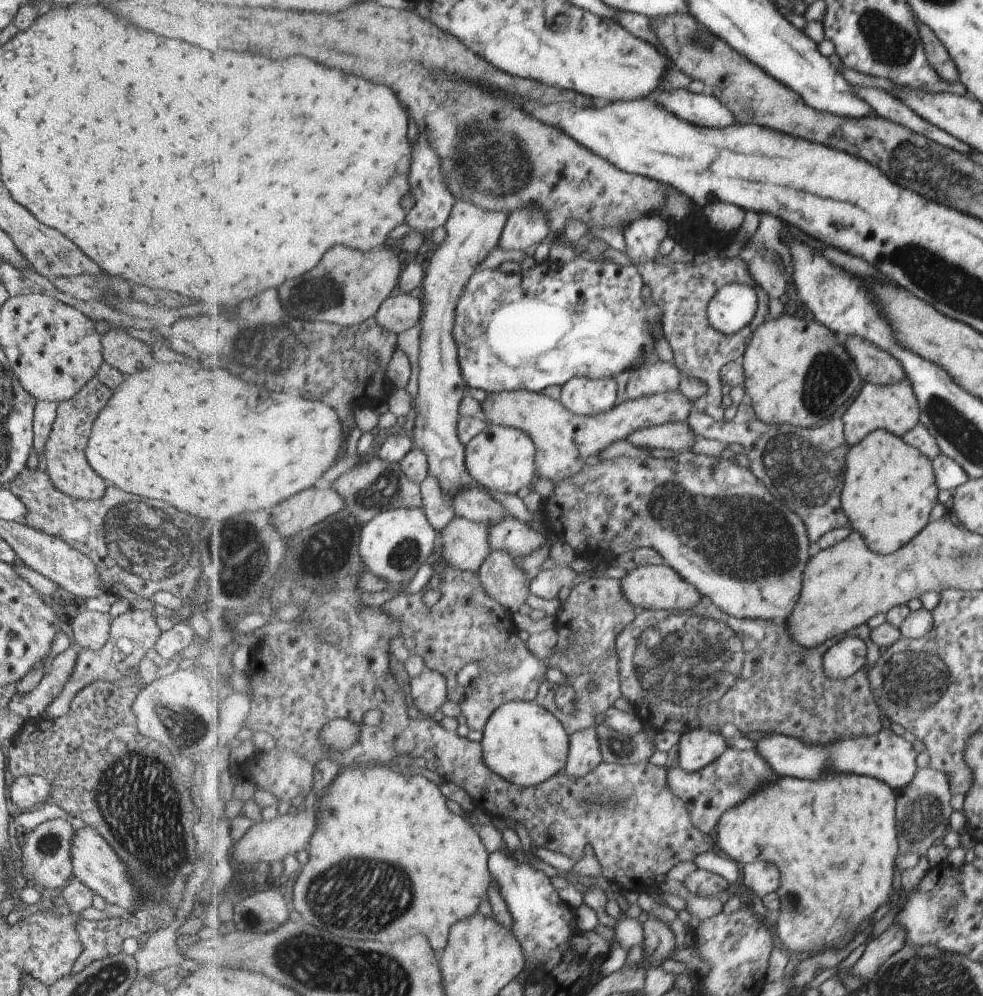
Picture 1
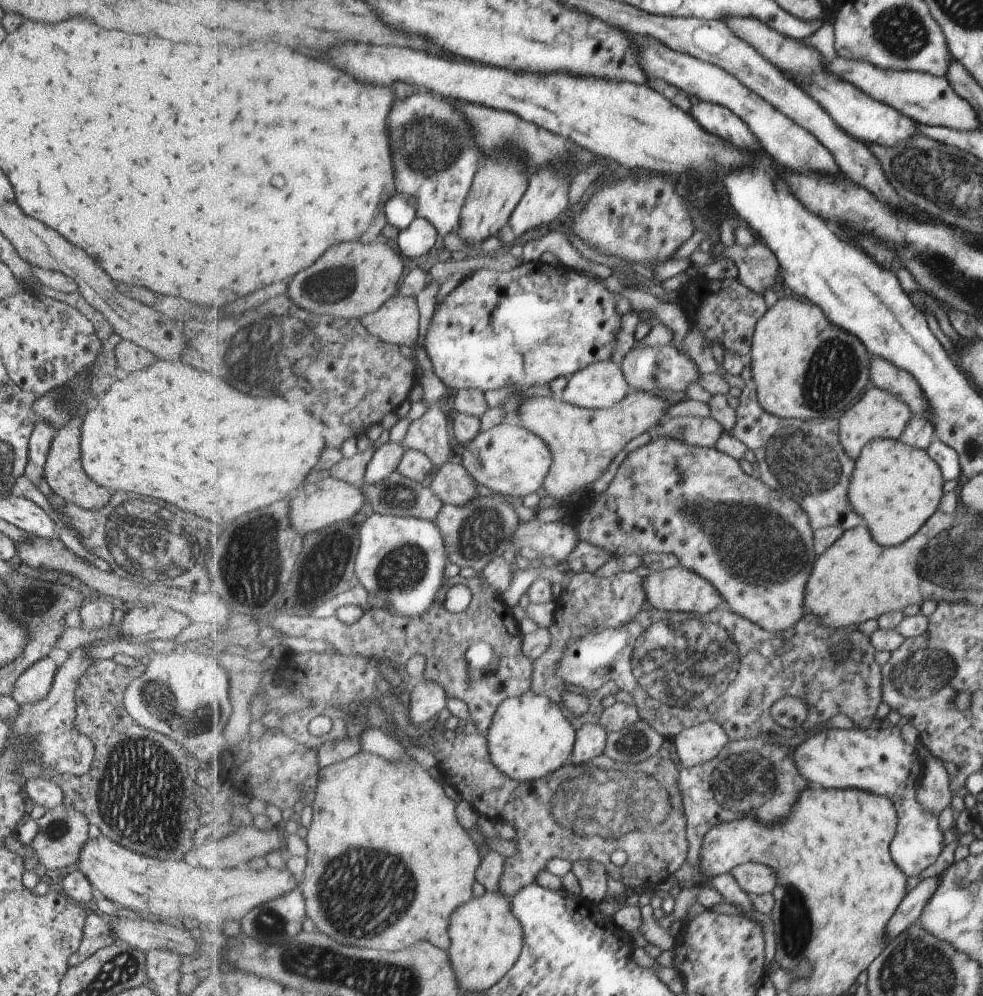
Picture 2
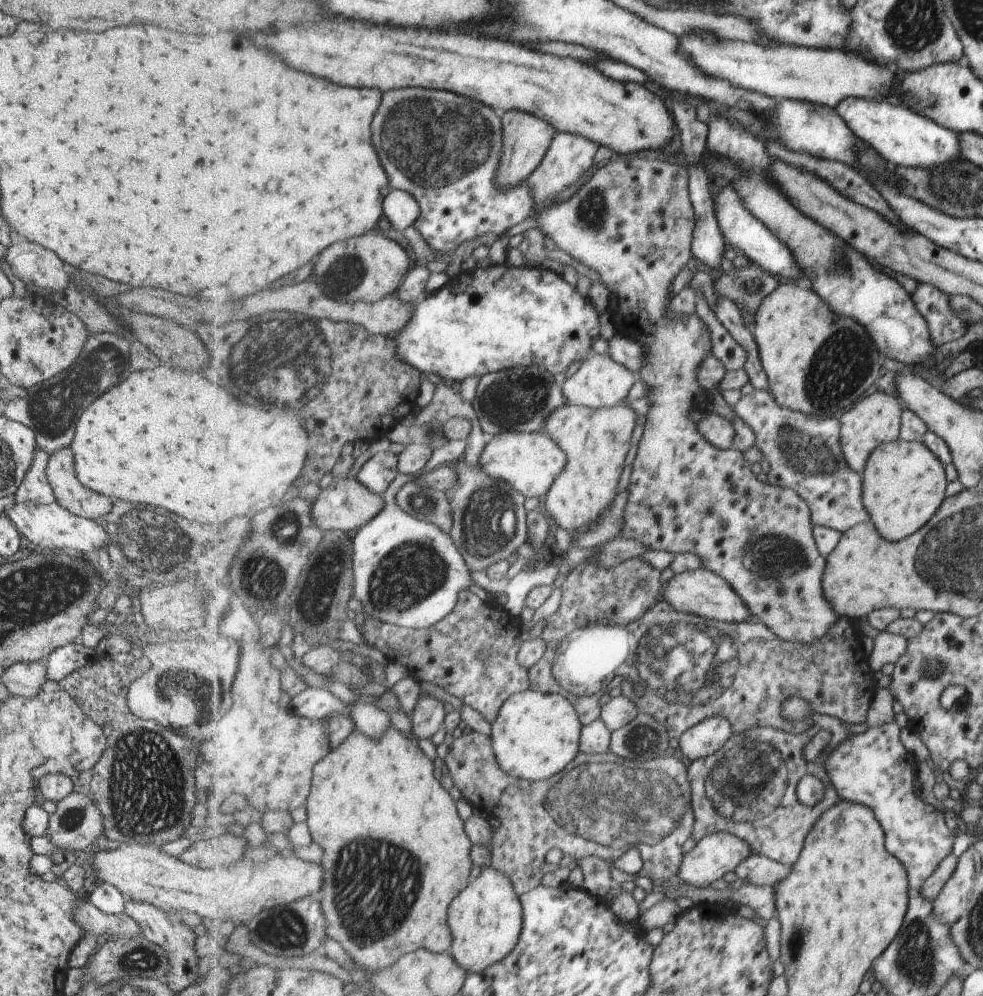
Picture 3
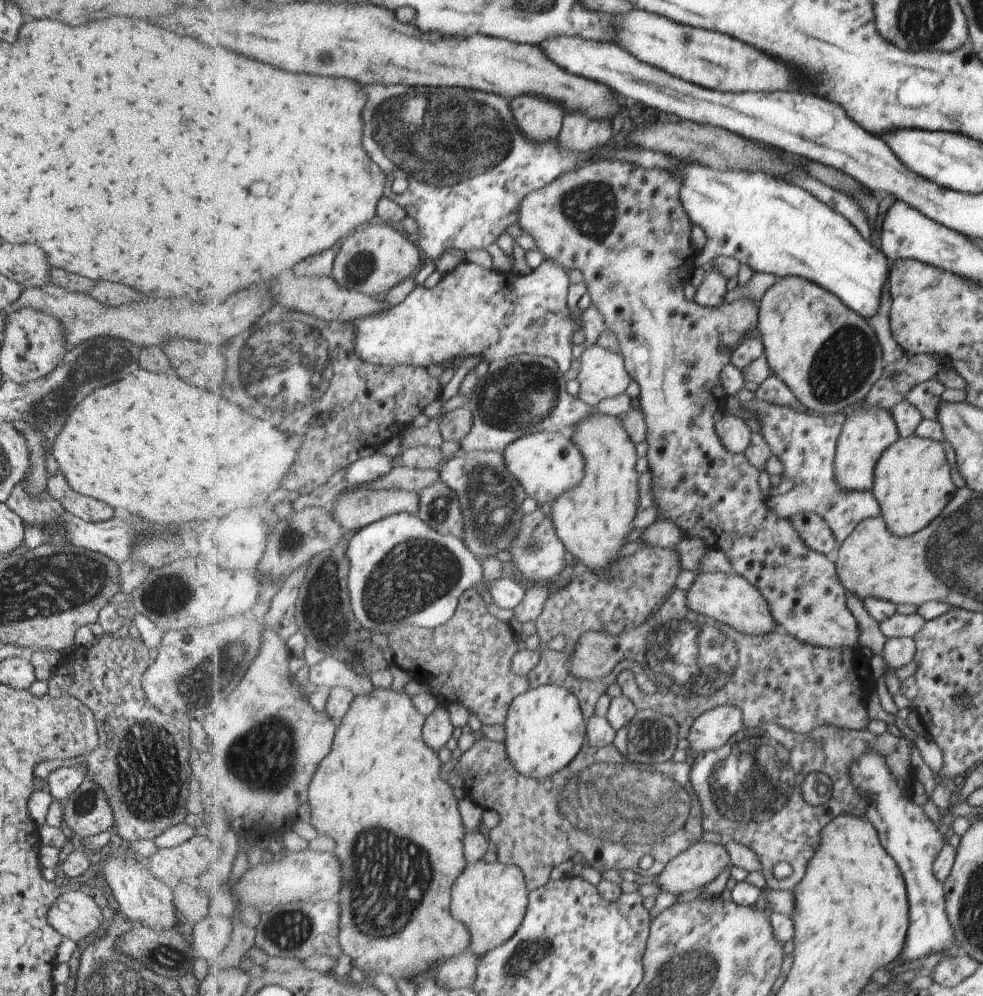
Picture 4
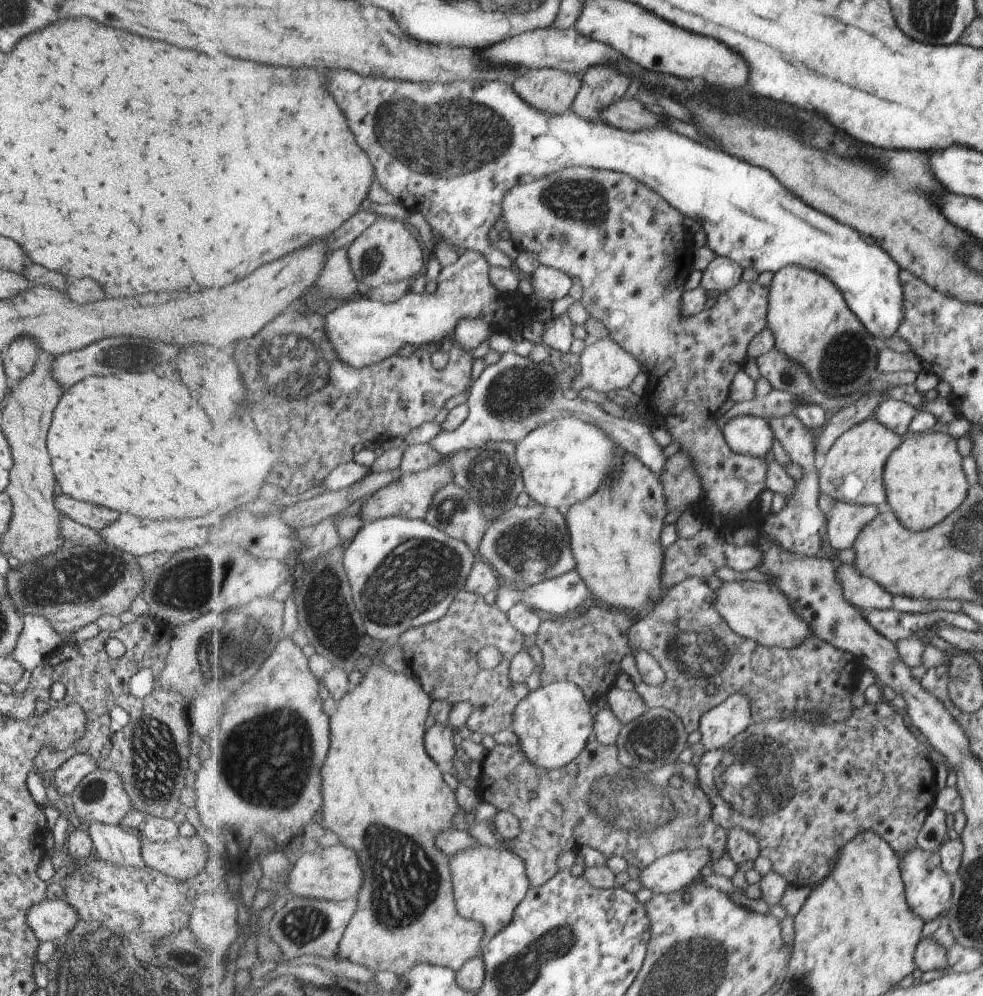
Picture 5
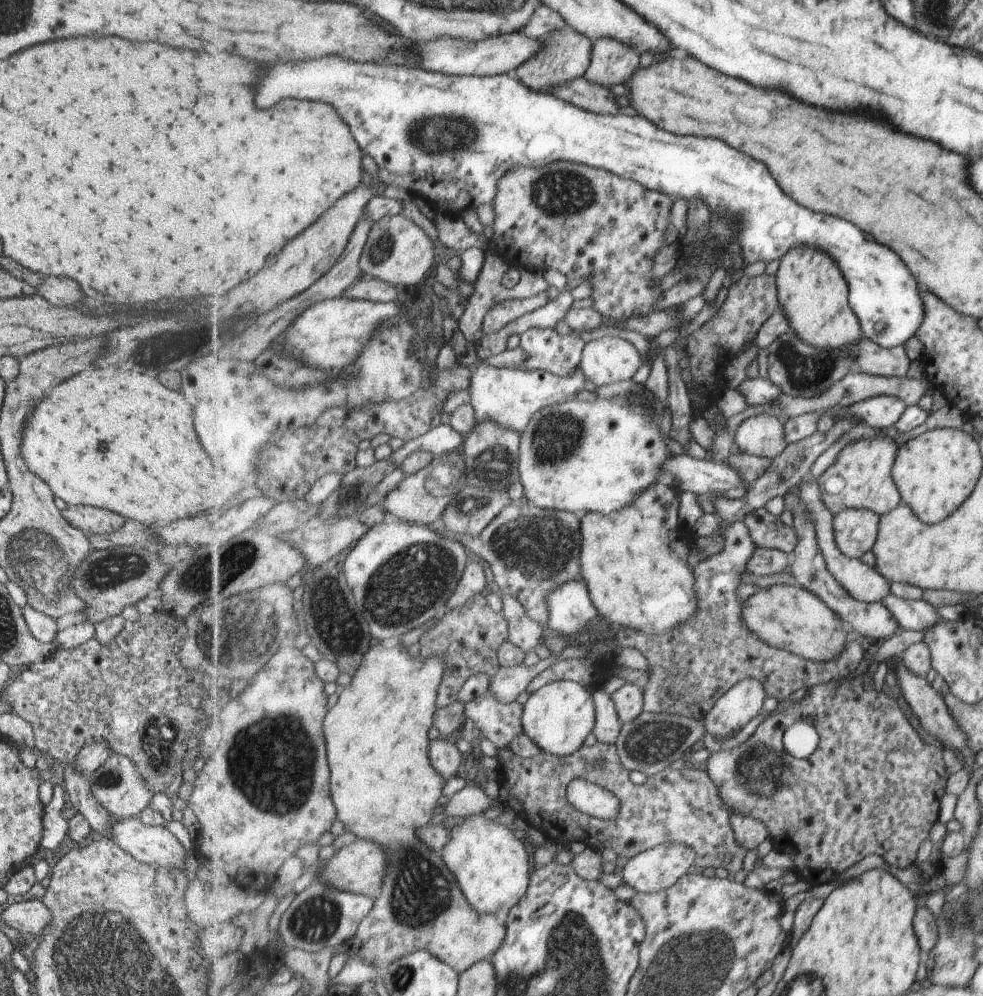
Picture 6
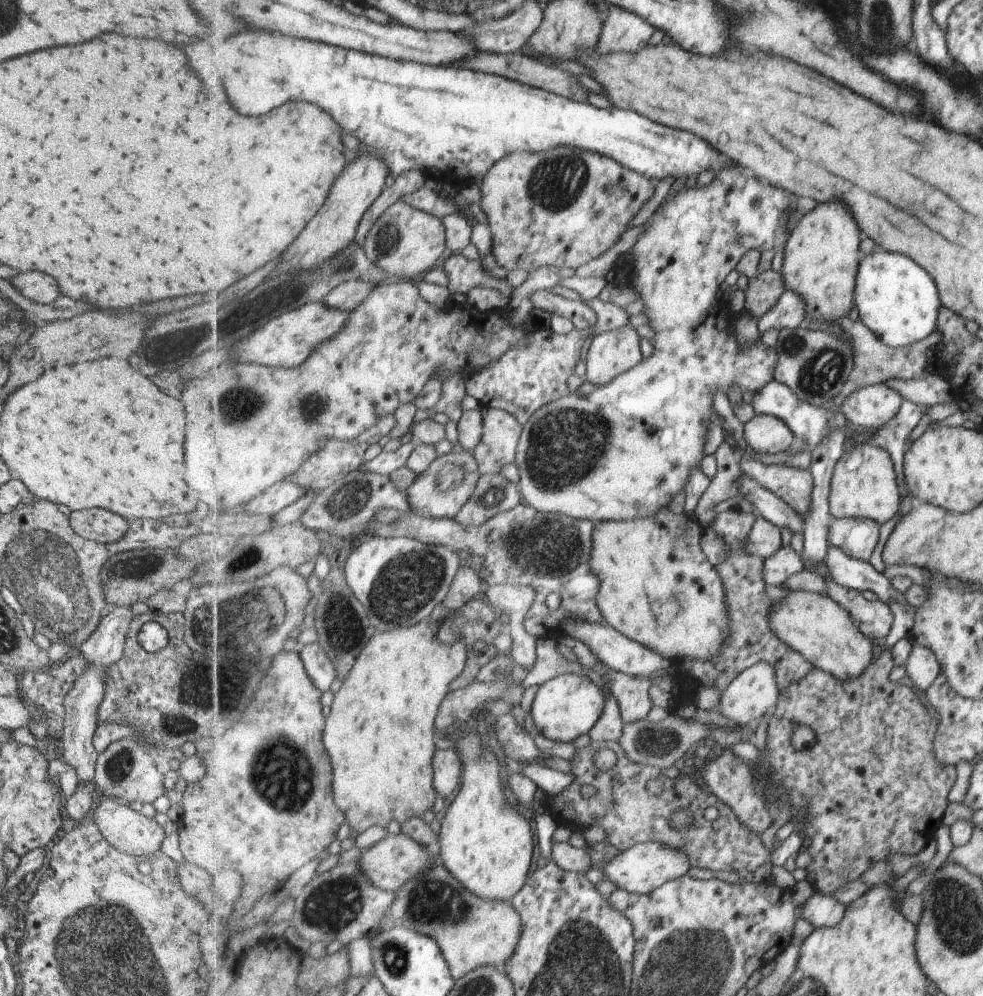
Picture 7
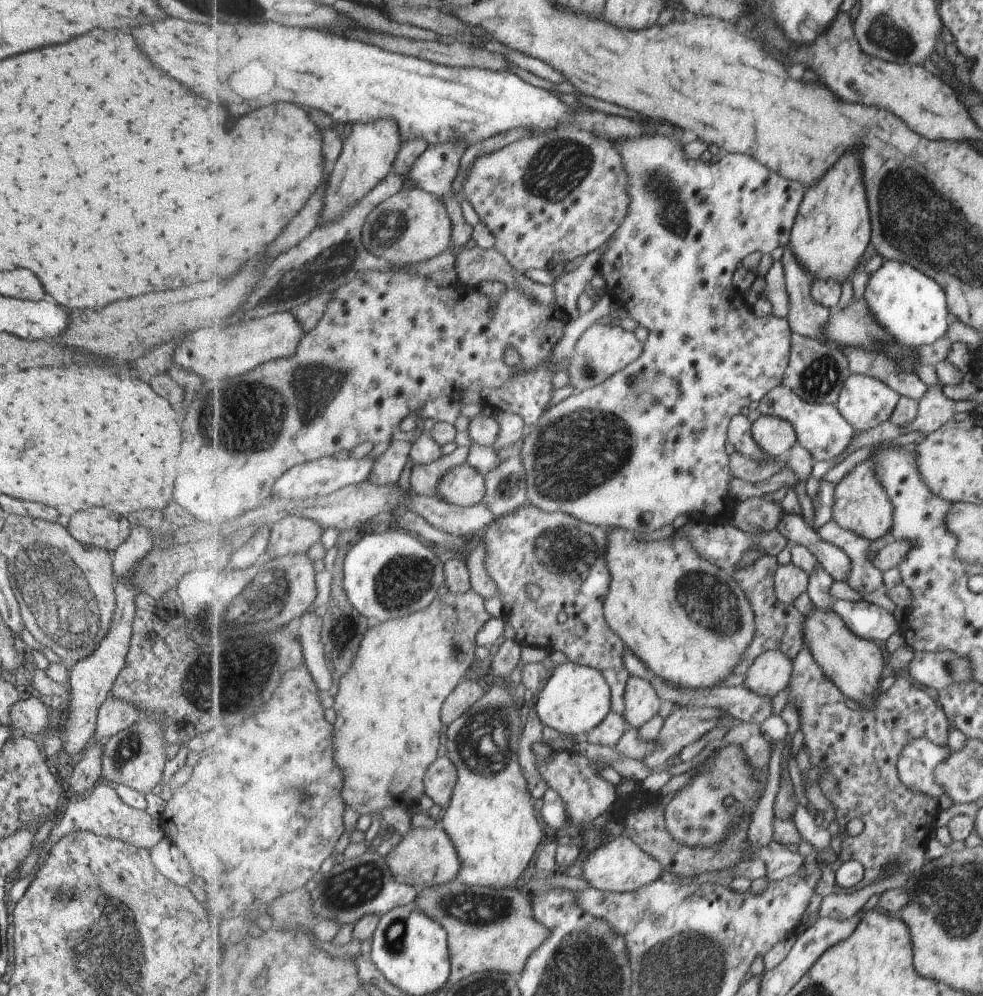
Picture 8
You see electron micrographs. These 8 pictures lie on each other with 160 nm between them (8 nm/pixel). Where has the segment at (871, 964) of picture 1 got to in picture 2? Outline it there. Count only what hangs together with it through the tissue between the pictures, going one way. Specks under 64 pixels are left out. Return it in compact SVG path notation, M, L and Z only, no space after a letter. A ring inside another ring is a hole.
M941 875L924 878L907 892L895 912L895 918L891 918L891 926L887 926L887 943L918 921L924 904L938 886L939 878Z

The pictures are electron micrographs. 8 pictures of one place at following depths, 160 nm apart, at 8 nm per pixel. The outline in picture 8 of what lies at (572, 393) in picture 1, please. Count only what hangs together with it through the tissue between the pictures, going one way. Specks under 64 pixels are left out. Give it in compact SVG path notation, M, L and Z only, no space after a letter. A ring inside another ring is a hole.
M594 322L582 333L571 354L572 363L567 368L569 378L571 378L569 384L575 388L575 392L602 385L609 380L609 377L613 377L614 374L641 358L644 349L645 344L635 336L633 331L629 332L617 325Z

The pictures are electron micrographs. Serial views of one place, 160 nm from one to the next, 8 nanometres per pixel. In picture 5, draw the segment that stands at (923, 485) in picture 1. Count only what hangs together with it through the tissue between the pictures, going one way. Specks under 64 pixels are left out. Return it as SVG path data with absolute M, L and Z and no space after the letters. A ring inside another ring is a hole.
M947 433L908 434L891 458L887 458L883 482L887 482L886 508L893 510L899 522L908 530L920 532L938 525L964 502L965 476L961 472L961 456L955 450L955 440Z

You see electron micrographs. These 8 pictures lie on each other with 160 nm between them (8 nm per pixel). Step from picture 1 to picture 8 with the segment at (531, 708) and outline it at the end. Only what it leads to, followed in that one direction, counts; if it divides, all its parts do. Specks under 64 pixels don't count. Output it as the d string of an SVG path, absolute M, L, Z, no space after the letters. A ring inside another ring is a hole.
M565 663L554 669L543 690L536 693L534 702L544 725L561 734L586 737L612 711L612 690L608 680L596 668Z

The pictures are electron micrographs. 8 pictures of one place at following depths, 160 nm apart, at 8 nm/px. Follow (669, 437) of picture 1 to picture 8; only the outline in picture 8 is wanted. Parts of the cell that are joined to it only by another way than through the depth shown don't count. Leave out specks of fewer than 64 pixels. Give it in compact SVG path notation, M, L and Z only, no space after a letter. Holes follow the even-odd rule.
M762 415L752 424L752 433L757 444L771 457L789 452L798 442L793 425L775 415Z

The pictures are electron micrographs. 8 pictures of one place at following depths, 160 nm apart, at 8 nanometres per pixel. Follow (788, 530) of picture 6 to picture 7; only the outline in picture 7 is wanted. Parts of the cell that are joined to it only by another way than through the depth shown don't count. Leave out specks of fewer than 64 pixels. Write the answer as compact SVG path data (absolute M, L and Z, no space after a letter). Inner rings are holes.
M759 514L757 520L747 536L746 549L754 555L769 558L774 555L782 546L781 530L776 524L769 522Z

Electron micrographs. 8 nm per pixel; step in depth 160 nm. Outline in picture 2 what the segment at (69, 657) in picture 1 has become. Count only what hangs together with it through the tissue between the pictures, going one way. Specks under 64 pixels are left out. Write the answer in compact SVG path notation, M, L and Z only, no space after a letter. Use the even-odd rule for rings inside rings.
M49 657L40 658L18 676L9 695L18 705L43 700L52 686L56 670L55 663Z

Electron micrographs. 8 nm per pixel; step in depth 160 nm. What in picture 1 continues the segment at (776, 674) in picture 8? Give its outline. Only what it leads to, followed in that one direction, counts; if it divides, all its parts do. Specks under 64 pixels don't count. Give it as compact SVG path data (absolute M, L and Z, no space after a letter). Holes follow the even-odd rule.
M696 728L683 734L678 750L679 766L698 773L718 760L727 750L724 737L716 730Z

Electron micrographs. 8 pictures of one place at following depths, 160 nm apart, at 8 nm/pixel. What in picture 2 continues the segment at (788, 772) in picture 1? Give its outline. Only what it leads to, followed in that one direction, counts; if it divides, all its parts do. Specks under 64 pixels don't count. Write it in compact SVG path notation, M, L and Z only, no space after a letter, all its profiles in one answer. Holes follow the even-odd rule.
M849 725L844 730L822 731L799 743L792 756L799 772L811 782L825 788L863 789L890 798L898 815L895 842L891 842L891 858L903 874L917 877L919 872L935 862L943 849L943 835L937 827L937 816L919 806L915 780L919 778L922 761L914 748L899 735L899 726L882 729L857 729Z

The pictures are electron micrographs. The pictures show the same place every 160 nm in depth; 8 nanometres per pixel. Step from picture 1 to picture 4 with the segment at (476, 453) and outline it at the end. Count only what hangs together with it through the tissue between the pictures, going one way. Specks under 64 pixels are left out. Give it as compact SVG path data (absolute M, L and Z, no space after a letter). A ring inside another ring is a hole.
M541 431L533 434L523 435L514 443L511 443L504 451L504 459L511 476L515 477L526 490L530 498L535 499L539 506L550 507L561 494L574 489L580 485L586 472L586 459L582 450L569 433Z

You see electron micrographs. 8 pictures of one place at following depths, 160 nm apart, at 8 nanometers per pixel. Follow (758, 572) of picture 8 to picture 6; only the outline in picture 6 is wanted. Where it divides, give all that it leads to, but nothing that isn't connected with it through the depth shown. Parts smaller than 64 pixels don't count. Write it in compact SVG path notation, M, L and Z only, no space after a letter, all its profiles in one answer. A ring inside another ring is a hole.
M703 513L693 526L695 535L701 537L725 537L725 548L721 553L716 554L711 559L699 563L694 568L695 592L697 594L698 609L694 617L689 617L684 623L677 625L673 630L664 632L662 635L647 635L643 631L622 627L617 630L616 638L620 646L636 648L645 656L650 669L649 680L644 690L645 704L644 710L649 712L673 713L687 718L702 721L699 714L691 714L691 710L701 710L701 714L707 714L713 708L709 702L717 702L729 688L733 688L738 682L749 677L759 680L766 688L768 696L773 696L777 701L786 701L793 692L799 688L808 690L823 683L831 683L836 679L849 676L855 672L871 650L869 644L864 641L846 642L846 647L842 650L841 656L837 656L830 661L816 661L803 658L791 651L772 647L769 643L762 641L742 619L742 606L744 602L737 596L737 586L741 583L740 578L745 571L747 561L756 549L749 528L743 521L737 521L727 529L720 524L721 519L715 513Z

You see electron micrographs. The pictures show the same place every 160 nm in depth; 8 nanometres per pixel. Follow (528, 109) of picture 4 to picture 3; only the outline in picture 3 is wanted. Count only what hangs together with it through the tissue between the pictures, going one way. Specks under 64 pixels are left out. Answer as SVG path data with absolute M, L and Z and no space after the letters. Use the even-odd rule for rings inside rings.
M509 112L503 116L502 124L502 157L494 182L503 190L517 188L522 185L542 164L550 144L556 134L554 126L535 115L523 112Z

